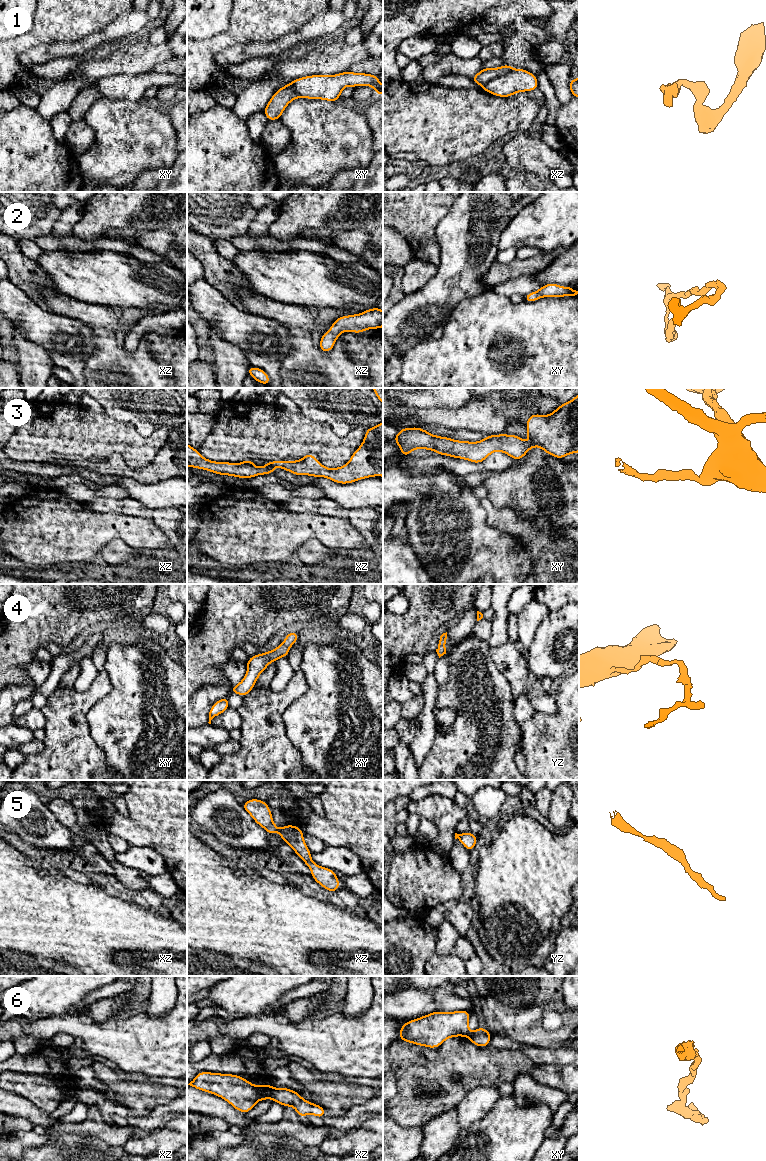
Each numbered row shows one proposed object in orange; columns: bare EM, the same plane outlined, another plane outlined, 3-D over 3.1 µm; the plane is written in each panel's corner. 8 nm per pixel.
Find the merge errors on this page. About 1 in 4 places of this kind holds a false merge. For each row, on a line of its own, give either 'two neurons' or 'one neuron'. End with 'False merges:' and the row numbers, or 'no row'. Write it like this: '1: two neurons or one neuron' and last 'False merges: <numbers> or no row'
1: two neurons
2: one neuron
3: one neuron
4: one neuron
5: one neuron
6: two neurons
False merges: 1, 6

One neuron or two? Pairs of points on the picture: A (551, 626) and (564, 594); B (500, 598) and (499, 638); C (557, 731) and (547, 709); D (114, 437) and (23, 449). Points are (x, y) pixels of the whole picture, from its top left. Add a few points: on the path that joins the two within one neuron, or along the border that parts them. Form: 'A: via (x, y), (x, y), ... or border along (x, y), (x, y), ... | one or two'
A: border along (568, 603), (556, 610), (550, 611) | two
B: via (500, 608), (499, 628) | one
C: border along (555, 697), (554, 712), (536, 713) | two
D: via (91, 437), (74, 437), (71, 440), (46, 440) | one

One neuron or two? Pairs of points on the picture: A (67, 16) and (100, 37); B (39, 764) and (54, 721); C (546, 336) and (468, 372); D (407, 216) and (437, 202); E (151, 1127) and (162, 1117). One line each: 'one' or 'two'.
A: two
B: one
C: one
D: one
E: one

